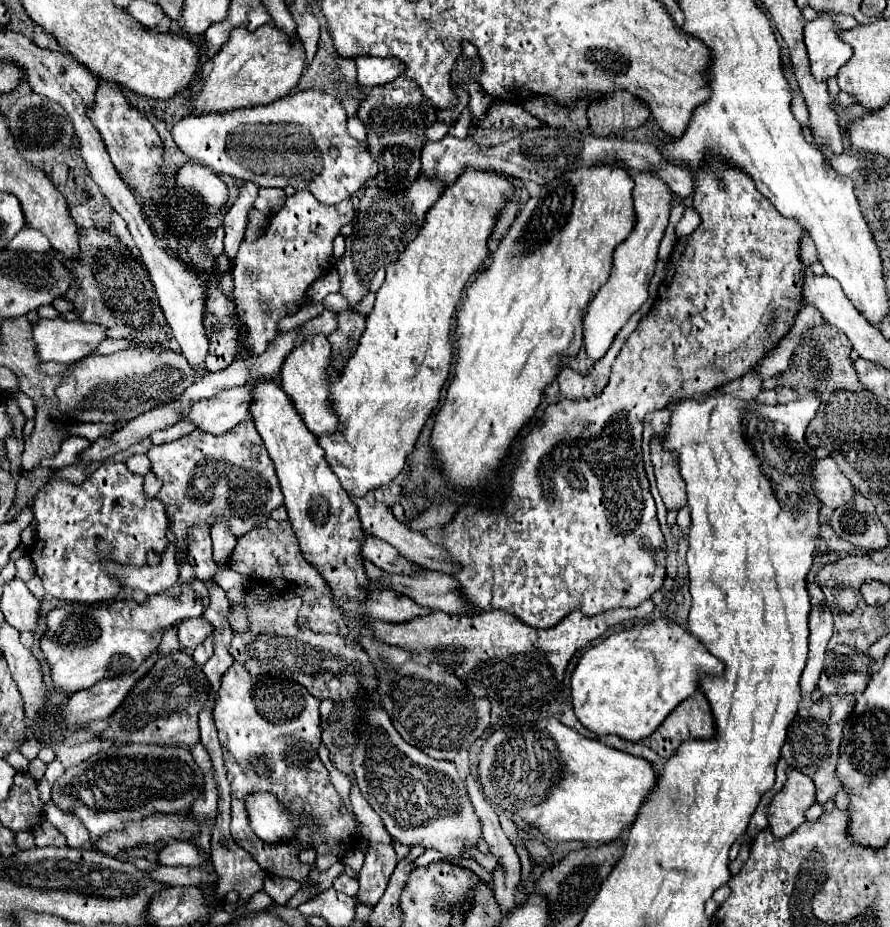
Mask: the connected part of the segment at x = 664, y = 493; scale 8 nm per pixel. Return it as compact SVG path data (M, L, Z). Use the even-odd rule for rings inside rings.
M661 438L651 440L651 462L653 462L659 494L667 506L667 512L681 510L687 502L685 484L683 484L683 478L679 476L675 456L671 456L669 452L663 452Z

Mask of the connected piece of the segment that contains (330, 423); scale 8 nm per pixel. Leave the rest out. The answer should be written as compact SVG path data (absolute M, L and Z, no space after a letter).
M315 336L315 340L303 344L303 348L295 348L295 352L291 352L291 356L283 364L283 372L281 372L283 388L289 392L291 400L295 402L295 408L301 414L301 418L305 420L309 432L315 434L317 438L333 434L339 426L339 416L335 414L333 402L329 398L331 384L333 384L331 374L329 374L329 354L331 354L331 346L327 344L327 338Z

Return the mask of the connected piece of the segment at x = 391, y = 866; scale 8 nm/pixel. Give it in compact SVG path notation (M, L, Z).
M357 784L351 786L351 806L353 806L353 814L357 816L357 820L363 824L363 832L361 836L369 840L369 848L367 848L367 854L365 854L365 864L359 872L359 892L357 892L357 902L363 904L363 906L373 906L385 892L387 888L387 880L391 876L391 872L395 870L395 864L397 864L397 858L395 858L395 852L393 852L393 846L391 846L391 836L387 834L387 830L383 828L383 822L379 820L379 816L375 816L373 808L367 804L367 800L363 800Z

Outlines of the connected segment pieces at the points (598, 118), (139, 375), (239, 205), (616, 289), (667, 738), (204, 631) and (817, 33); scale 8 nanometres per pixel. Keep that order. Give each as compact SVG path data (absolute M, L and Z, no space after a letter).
M615 90L599 100L593 100L587 110L589 128L595 136L609 136L627 128L637 128L649 118L649 106L645 100L629 94L627 90Z
M123 350L109 356L89 354L71 364L57 386L57 406L71 422L129 422L139 414L177 400L195 382L195 372L181 354L161 350Z
M243 182L237 200L233 202L233 206L227 210L227 214L223 218L223 224L225 224L225 252L229 254L229 258L235 258L235 252L237 252L241 240L245 238L249 212L253 210L253 202L257 198L257 192L259 192L257 184Z
M641 172L635 176L635 188L633 188L633 200L635 200L635 214L637 224L627 240L623 240L613 256L613 272L605 286L599 288L595 298L589 304L587 316L583 316L583 346L587 352L587 358L597 362L605 356L605 352L611 348L613 338L617 332L627 324L627 320L641 310L645 300L649 298L649 282L655 272L659 242L665 234L667 222L669 222L669 210L671 210L671 190L669 186L659 180L659 176L651 172Z
M699 690L695 696L683 700L679 708L675 708L663 724L643 740L653 752L661 758L671 758L677 748L691 738L709 740L715 736L715 718L711 714L709 702L705 694Z
M187 618L187 620L181 620L175 624L177 628L177 636L179 636L179 644L185 648L185 650L195 650L207 636L209 632L213 630L213 626L203 620L203 618Z
M821 12L819 18L805 24L805 46L815 80L829 80L853 56L853 48L839 38L833 12Z

